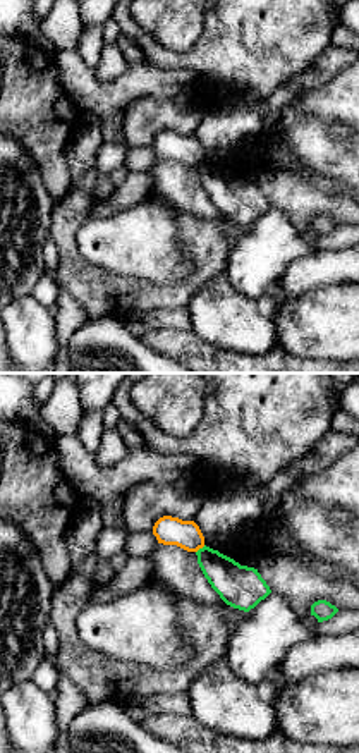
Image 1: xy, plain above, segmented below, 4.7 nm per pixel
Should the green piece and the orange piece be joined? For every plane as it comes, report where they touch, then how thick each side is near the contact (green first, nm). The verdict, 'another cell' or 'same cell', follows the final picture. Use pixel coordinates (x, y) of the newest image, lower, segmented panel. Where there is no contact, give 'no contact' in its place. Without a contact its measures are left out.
contact (200, 549); calibres 190 and 130 nm

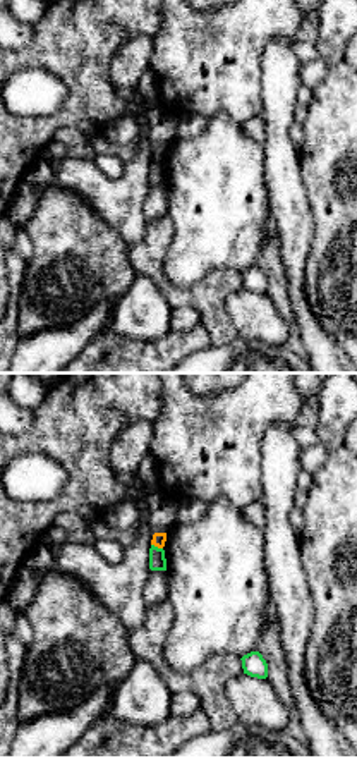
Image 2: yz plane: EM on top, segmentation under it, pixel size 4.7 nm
contact (157, 547); calibres 80 and 70 nm

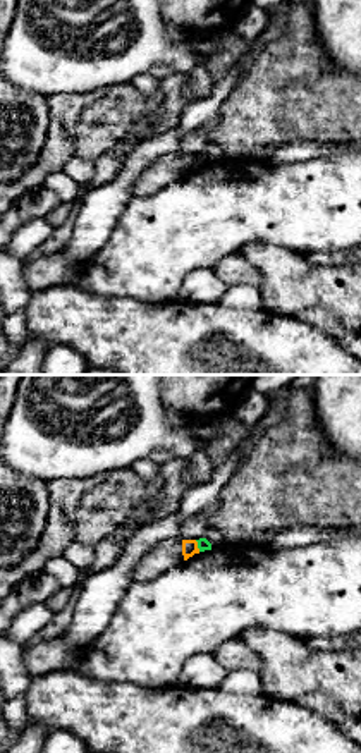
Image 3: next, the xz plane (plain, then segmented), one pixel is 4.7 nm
contact (198, 545); calibres 60 and 80 nm

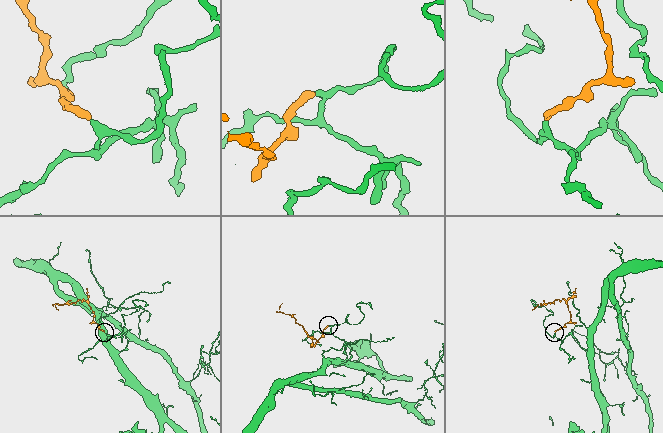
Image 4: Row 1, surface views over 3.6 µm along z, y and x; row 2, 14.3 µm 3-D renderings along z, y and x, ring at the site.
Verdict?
another cell

